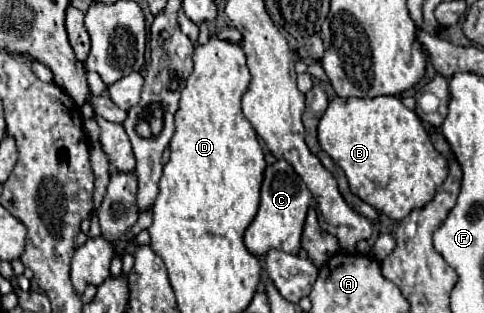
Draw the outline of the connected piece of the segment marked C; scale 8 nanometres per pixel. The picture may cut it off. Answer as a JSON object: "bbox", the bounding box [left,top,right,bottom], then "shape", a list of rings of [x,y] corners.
{"bbox":[245,161,313,259],"shape":[[[277,161],[265,169],[265,179],[261,187],[261,205],[259,213],[245,231],[245,247],[255,257],[263,259],[269,249],[281,249],[287,253],[299,253],[301,249],[301,233],[303,223],[307,217],[307,209],[313,195],[307,189],[307,185],[301,181],[301,177],[293,171],[293,167],[287,161]]]}

